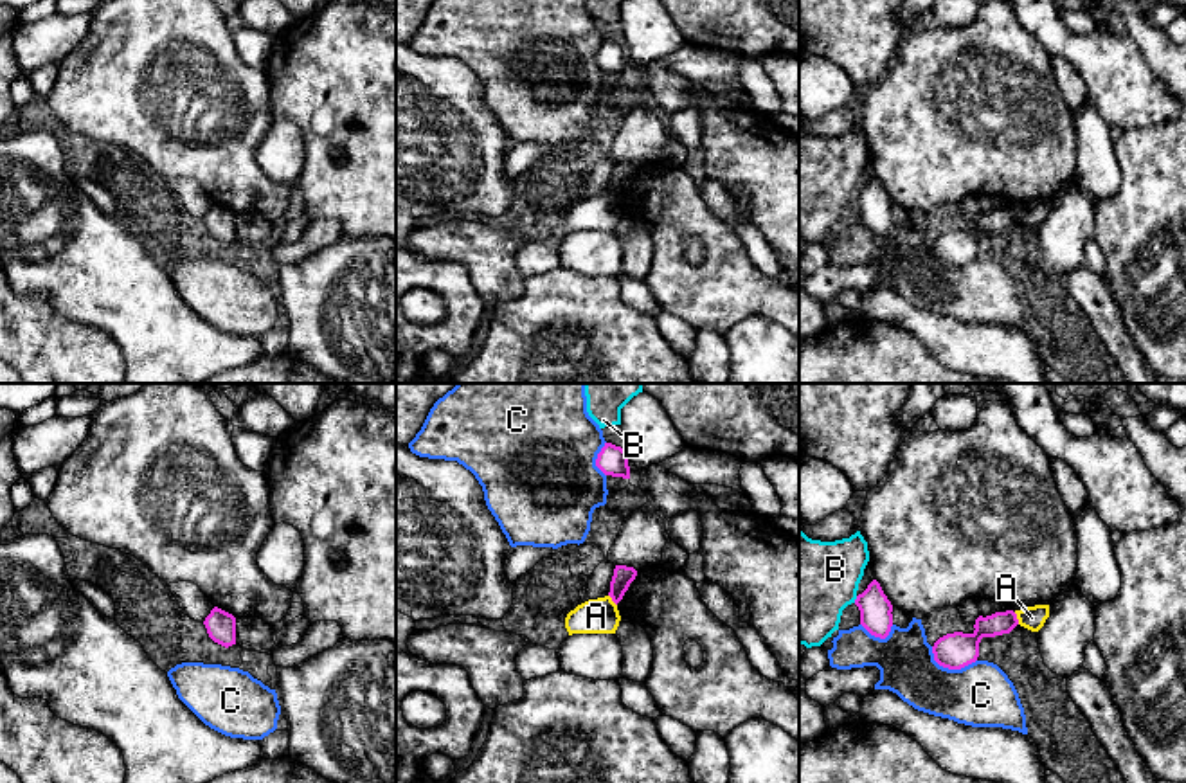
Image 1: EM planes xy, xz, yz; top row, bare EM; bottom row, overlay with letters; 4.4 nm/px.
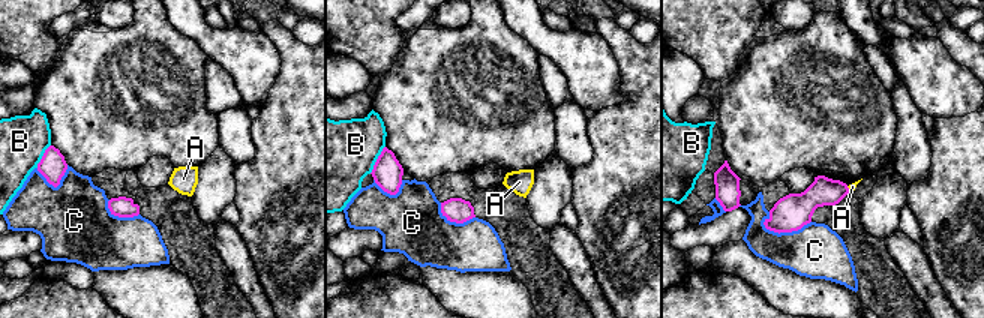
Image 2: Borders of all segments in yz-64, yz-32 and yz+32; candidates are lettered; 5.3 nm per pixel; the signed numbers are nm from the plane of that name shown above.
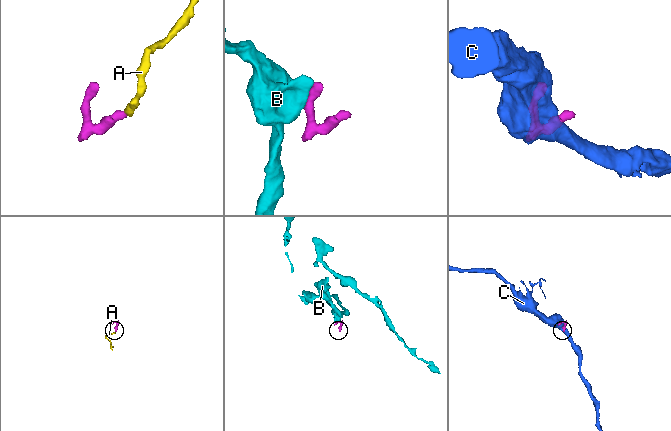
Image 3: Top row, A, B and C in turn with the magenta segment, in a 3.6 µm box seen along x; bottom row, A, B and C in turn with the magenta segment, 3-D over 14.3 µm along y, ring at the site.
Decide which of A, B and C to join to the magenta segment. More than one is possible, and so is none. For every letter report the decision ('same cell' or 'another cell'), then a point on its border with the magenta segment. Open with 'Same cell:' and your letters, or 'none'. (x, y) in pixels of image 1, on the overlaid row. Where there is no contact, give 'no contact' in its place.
Same cell: none
A: another cell; contact yz (1015, 618)
B: another cell; contact yz (855, 600)
C: another cell; contact yz (949, 668)

